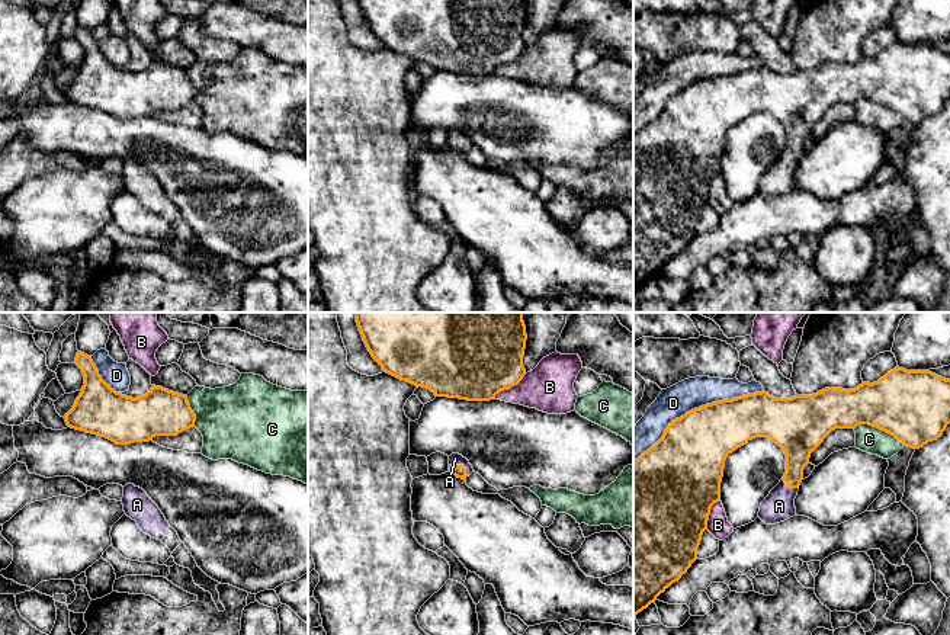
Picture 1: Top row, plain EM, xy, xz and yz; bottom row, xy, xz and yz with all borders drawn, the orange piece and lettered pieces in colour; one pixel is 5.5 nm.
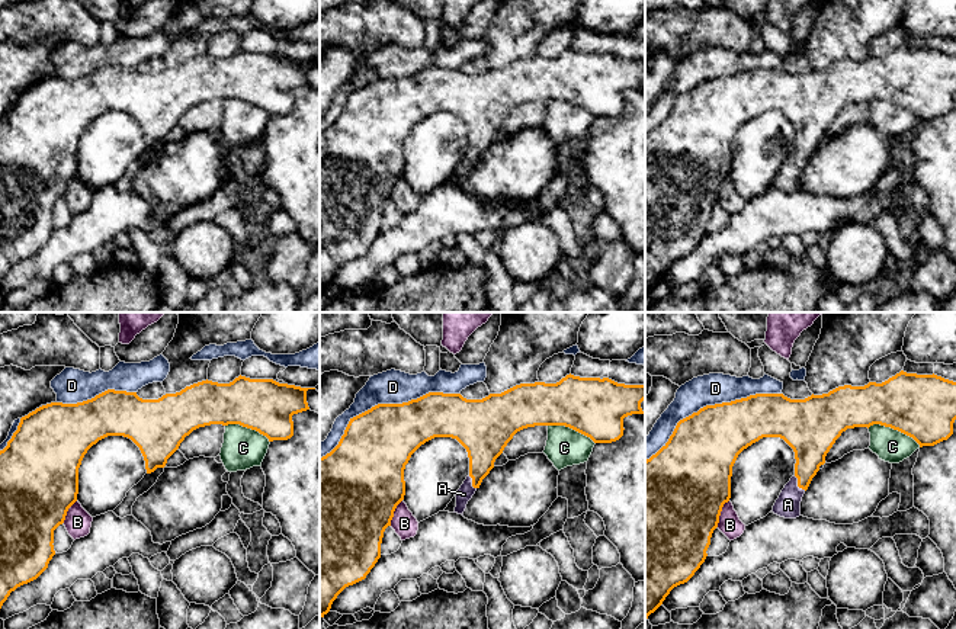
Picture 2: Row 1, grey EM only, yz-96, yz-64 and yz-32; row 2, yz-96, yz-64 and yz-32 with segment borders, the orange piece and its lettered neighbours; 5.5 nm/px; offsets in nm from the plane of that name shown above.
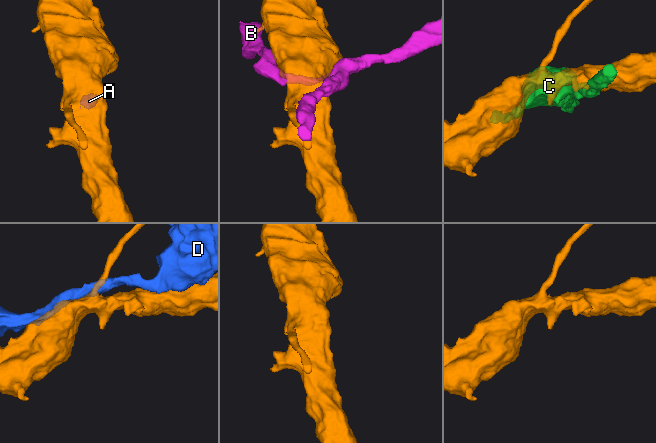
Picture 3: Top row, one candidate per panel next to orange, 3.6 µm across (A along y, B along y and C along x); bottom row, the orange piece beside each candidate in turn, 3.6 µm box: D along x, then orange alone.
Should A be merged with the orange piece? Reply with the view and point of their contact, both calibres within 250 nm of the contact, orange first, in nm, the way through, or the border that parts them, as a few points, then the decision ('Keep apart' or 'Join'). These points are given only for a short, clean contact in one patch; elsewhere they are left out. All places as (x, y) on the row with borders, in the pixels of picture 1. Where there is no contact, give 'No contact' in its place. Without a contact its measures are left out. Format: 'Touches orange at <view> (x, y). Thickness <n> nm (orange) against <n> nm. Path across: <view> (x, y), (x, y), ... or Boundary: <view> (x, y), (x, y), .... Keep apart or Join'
Touches orange at xz (461, 465). Thickness 70 nm (orange) against 60 nm. Path across: xz (459, 471), (461, 465), (455, 458). Join

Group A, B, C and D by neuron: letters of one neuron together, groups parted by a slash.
A / B / C / D

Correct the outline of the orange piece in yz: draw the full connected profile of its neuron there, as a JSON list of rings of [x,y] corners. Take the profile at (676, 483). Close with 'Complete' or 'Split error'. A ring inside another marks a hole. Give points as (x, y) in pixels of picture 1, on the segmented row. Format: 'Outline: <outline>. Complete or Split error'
Outline: [[[895,368],[877,382],[854,389],[825,388],[812,395],[776,398],[766,391],[722,400],[675,418],[662,437],[633,461],[633,618],[697,559],[710,509],[720,500],[729,453],[755,437],[768,437],[786,455],[786,472],[760,506],[758,517],[776,525],[796,516],[795,498],[811,453],[835,429],[877,427],[919,449],[941,437],[950,424],[950,379],[930,371]]]. Split error

